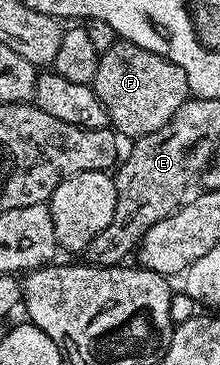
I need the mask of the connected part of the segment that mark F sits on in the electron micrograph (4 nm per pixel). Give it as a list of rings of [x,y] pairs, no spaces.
[[[119,40],[97,59],[95,80],[91,83],[109,117],[109,126],[118,135],[126,134],[129,140],[159,132],[189,97],[189,85],[183,68],[171,64],[147,48]]]

